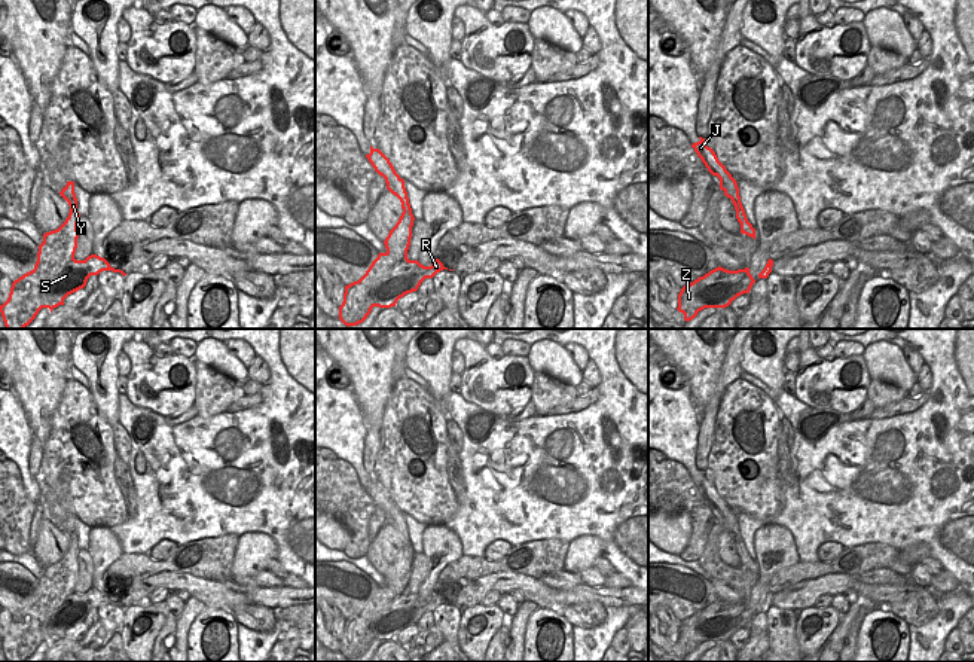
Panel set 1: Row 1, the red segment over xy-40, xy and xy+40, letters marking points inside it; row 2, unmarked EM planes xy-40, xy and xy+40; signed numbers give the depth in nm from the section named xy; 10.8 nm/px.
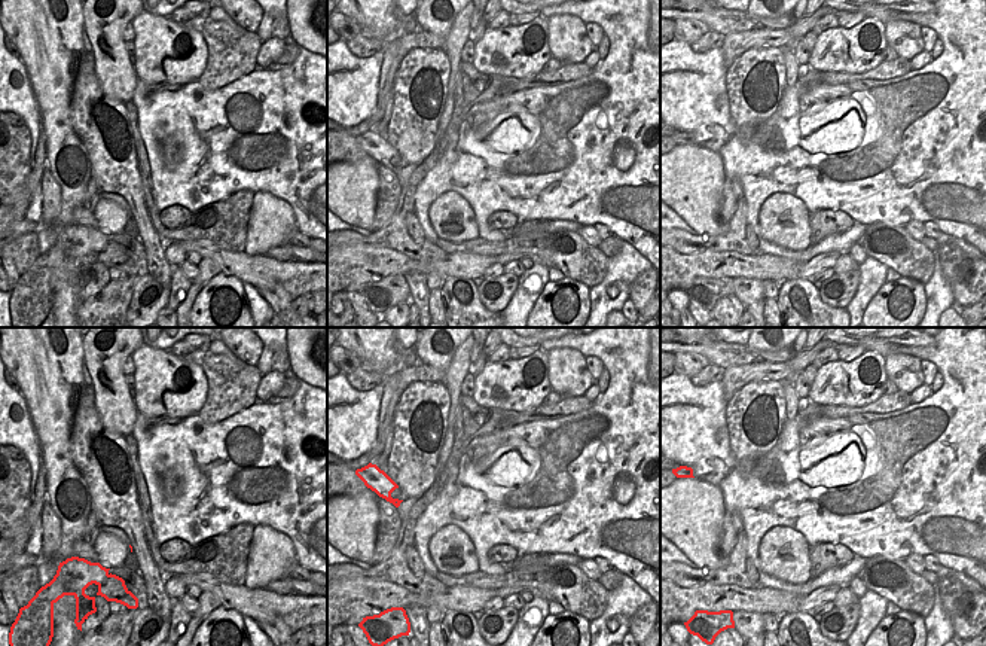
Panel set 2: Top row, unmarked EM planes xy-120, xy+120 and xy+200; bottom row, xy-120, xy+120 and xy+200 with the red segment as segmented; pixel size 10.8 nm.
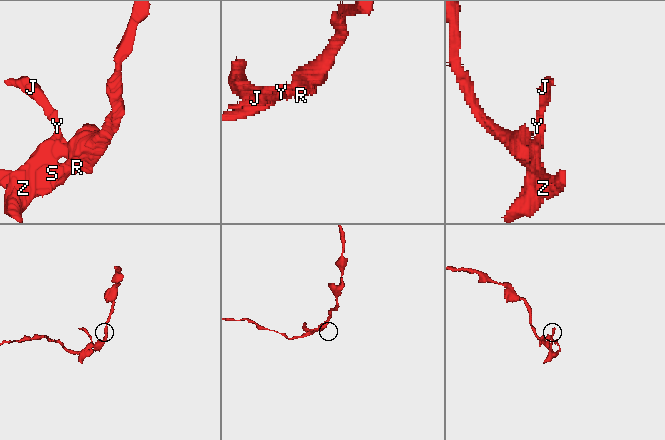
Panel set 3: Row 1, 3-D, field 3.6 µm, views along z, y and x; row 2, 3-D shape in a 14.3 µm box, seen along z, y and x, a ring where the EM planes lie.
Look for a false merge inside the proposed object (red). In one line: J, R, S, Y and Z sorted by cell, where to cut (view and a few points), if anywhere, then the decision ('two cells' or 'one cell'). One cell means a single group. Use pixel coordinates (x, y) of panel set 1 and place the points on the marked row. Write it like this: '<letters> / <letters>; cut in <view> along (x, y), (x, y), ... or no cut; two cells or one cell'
J / R S Y Z; cut in xy along (409, 204), (403, 213); two cells

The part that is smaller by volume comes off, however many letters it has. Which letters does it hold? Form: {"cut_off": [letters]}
{"cut_off": ["J"]}

